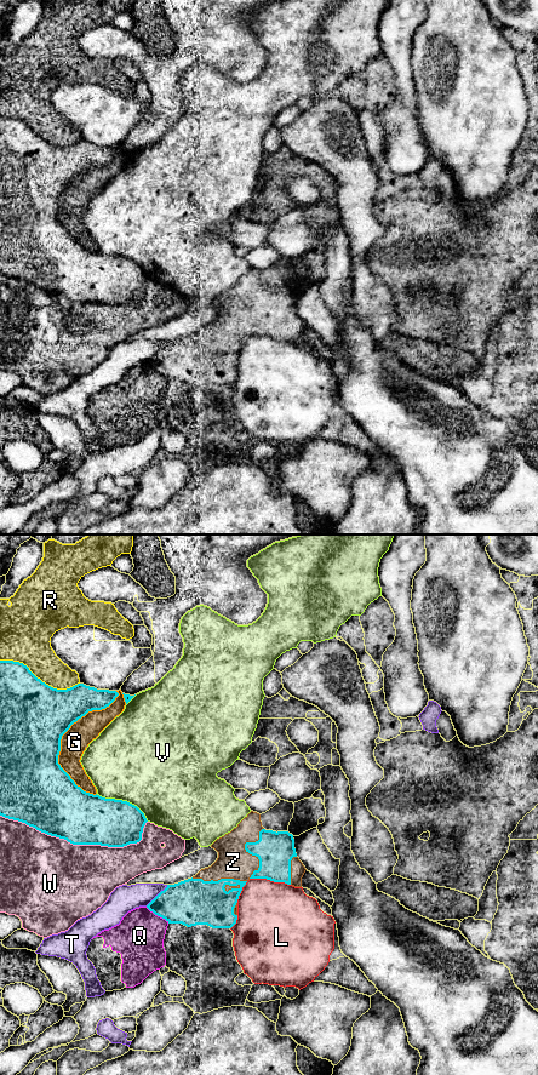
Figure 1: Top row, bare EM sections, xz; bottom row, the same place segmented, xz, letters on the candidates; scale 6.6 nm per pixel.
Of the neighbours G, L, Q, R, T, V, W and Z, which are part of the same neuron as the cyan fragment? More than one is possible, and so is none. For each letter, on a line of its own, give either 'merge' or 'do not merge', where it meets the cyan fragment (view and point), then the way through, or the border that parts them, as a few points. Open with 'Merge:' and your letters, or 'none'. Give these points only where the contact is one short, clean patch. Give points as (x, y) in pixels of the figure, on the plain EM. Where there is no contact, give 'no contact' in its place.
Merge: Z
G: do not merge | xz (61, 195)
L: do not merge | xz (270, 337)
Q: do not merge | xz (158, 372)
R: do not merge | xz (39, 136)
T: do not merge | xz (158, 352)
V: do not merge | xz (124, 258)
W: do not merge | xz (79, 301)
Z: merge | xz (246, 307)

